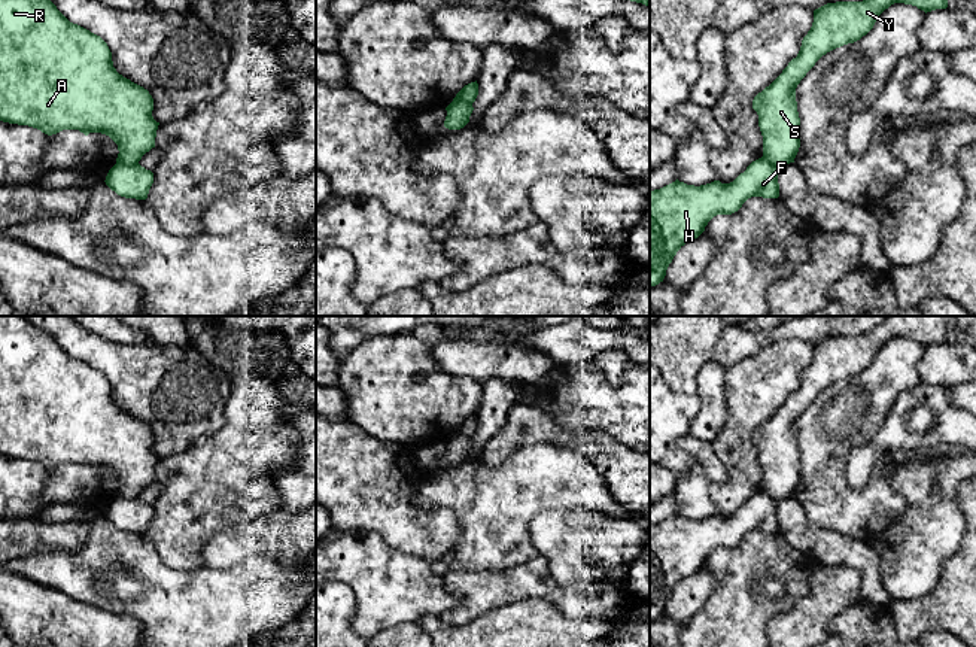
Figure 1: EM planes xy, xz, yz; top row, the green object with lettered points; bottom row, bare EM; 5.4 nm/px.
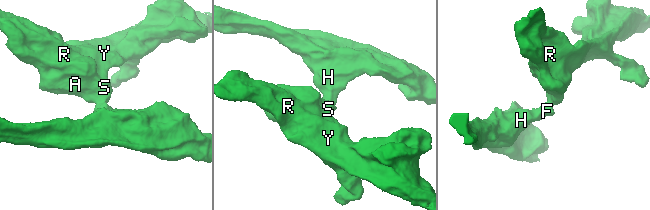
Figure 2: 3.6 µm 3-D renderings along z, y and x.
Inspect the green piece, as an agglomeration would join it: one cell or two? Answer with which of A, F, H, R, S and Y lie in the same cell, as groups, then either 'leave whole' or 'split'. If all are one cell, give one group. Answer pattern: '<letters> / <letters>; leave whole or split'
A R S Y / F H; split

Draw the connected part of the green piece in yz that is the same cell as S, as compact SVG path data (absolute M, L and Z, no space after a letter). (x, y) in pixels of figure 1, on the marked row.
M863 0L827 3L814 10L814 22L800 51L782 73L752 100L763 136L763 157L779 167L794 162L800 148L796 88L827 52L866 36L879 15L894 3L927 12L946 9L948 0Z

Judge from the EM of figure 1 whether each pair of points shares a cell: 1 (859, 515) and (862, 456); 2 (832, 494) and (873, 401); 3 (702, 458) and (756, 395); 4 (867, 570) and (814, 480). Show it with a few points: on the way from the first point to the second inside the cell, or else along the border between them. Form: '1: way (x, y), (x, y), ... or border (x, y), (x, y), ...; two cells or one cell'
1: border (879, 459), (863, 488), (851, 488), (847, 483); two cells
2: way (832, 471), (833, 446), (856, 424); one cell
3: border (711, 443), (727, 471), (726, 477); two cells
4: border (814, 524), (870, 543); two cells

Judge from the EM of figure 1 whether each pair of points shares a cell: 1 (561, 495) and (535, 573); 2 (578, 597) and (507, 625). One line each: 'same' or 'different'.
1: different
2: different

